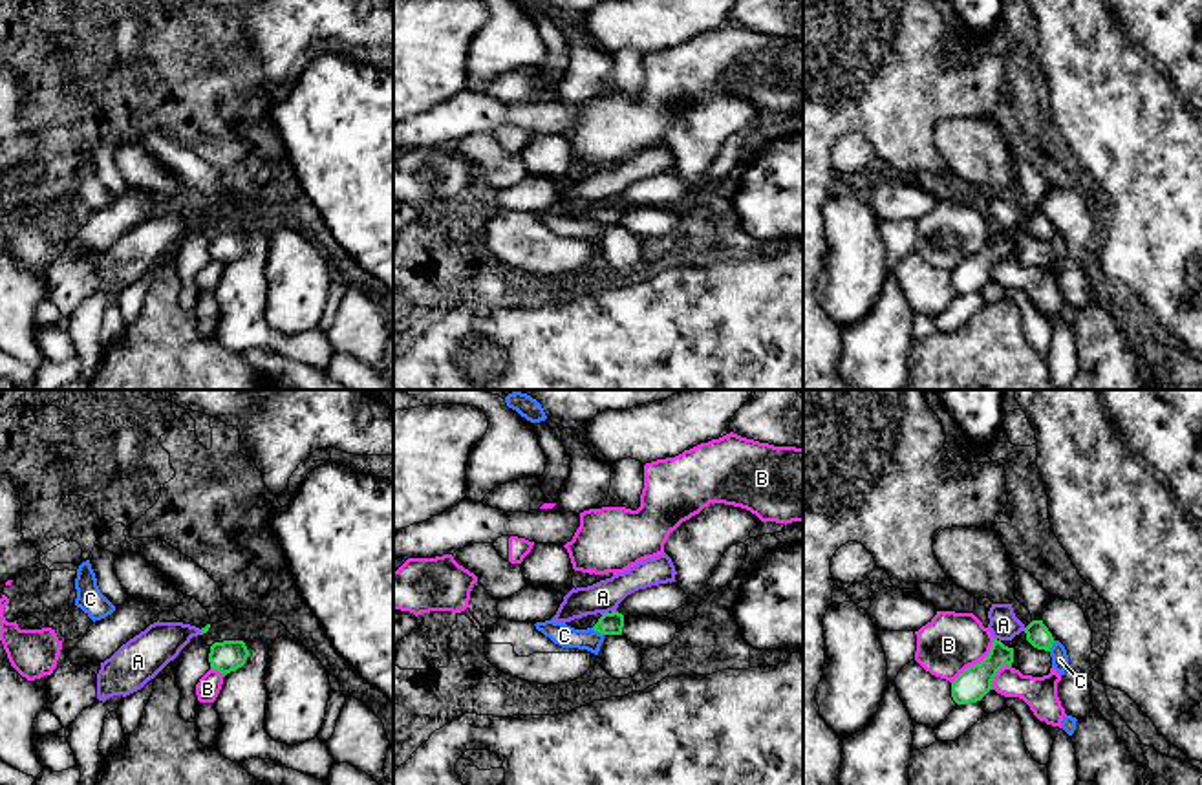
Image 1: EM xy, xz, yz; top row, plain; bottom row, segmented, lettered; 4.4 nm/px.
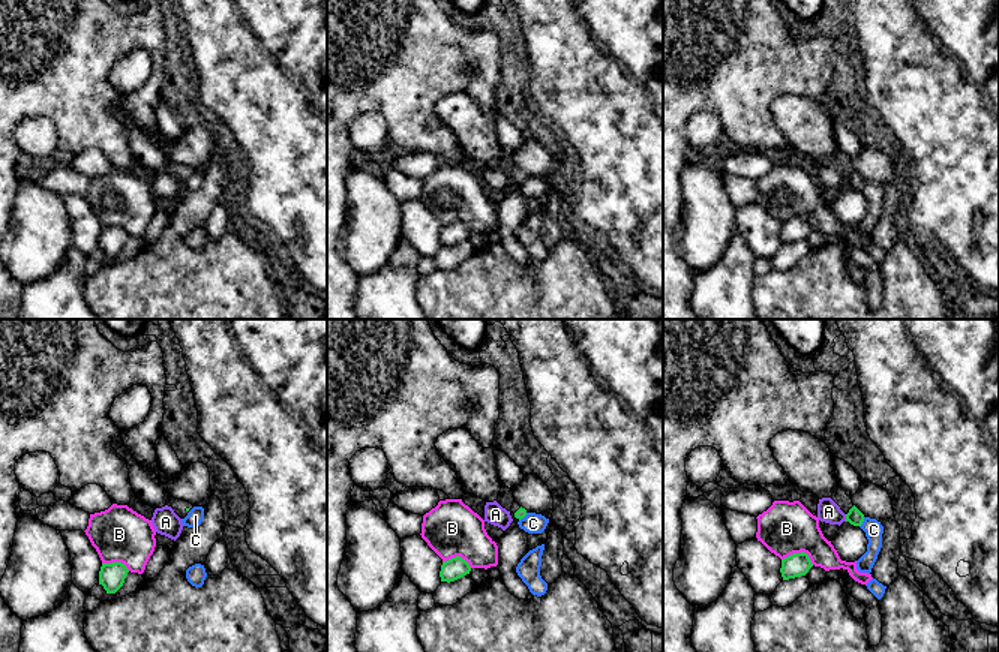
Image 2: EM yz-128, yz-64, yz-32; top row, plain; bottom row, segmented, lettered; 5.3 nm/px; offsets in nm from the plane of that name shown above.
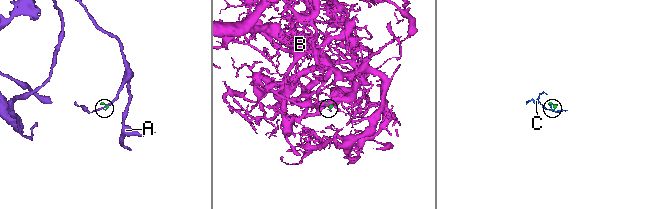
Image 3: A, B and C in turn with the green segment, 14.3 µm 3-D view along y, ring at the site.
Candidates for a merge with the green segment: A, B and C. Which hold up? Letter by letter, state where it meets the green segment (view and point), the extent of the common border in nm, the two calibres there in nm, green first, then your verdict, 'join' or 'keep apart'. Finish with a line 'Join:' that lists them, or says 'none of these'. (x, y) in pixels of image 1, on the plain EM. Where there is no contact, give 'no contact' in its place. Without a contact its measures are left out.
A: meets green in xz at (604, 204); contact 40 nm long; 100 nm thick on the green side, 140 nm on the other; keep apart
B: meets green in yz at (977, 253); contact 280 nm long; 150 nm thick on the green side, 260 nm on the other; keep apart
C: meets green in xz at (597, 220); contact 70 nm long; 100 nm thick on the green side, 100 nm on the other; keep apart
Join: none of these

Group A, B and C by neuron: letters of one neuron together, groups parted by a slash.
A / B / C

